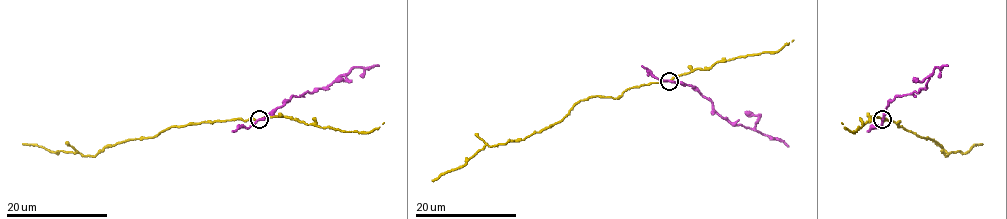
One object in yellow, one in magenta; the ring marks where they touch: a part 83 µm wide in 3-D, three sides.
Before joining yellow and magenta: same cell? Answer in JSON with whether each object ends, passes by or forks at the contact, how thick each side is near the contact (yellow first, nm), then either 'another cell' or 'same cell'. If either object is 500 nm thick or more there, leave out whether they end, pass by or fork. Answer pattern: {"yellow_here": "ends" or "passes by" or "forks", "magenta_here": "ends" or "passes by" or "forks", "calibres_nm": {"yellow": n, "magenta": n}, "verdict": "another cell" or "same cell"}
{"yellow_here": "passes by", "magenta_here": "passes by", "calibres_nm": {"yellow": 180, "magenta": 240}, "verdict": "another cell"}

